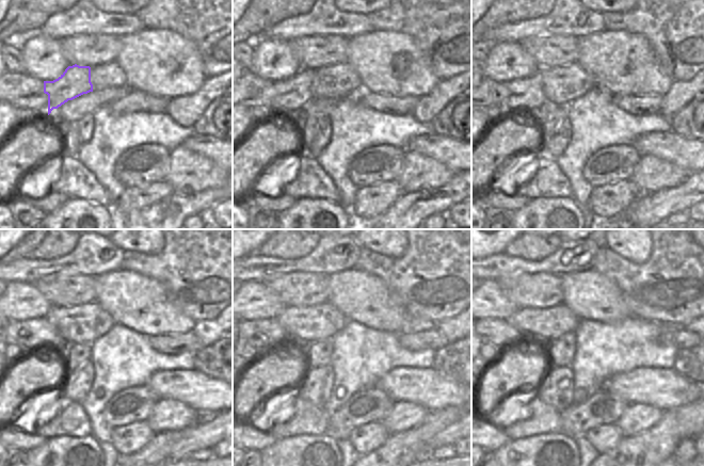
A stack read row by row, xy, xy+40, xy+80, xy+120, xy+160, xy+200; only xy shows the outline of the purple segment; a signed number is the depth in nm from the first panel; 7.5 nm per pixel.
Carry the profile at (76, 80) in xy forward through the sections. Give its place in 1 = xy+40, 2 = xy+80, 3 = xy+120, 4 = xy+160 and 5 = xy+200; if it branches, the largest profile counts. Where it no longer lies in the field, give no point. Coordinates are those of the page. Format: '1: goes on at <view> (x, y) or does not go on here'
1: goes on at xy+40 (293, 94)
2: goes on at xy+80 (526, 94)
3: goes on at xy+120 (29, 335)
4: goes on at xy+160 (264, 334)
5: goes on at xy+200 (498, 333)

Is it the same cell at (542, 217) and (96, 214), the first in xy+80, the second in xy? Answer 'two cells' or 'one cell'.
one cell

